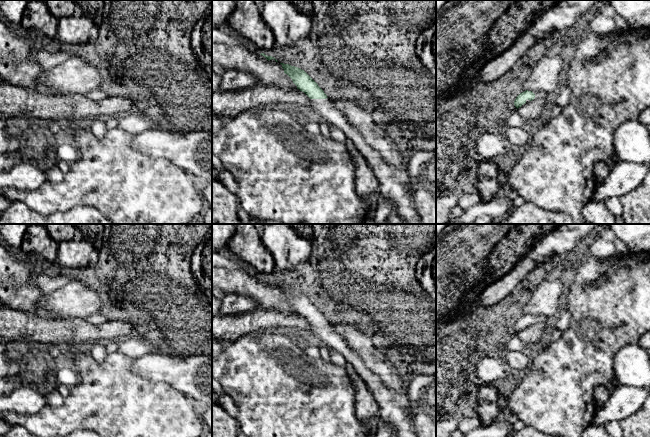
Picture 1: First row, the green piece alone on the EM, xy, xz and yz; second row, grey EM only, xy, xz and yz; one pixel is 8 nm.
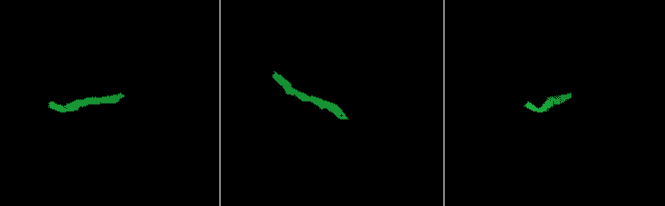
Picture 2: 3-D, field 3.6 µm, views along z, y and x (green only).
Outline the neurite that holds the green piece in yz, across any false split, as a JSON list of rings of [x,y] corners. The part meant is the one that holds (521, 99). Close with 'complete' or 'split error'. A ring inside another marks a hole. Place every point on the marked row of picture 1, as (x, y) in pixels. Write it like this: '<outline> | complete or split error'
[[[525,90],[524,92],[520,93],[516,97],[516,99],[514,101],[514,105],[518,109],[522,105],[524,105],[532,100],[543,99],[543,100],[550,102],[551,98],[552,98],[552,96],[548,95],[545,92],[532,92],[532,91]]] | split error

